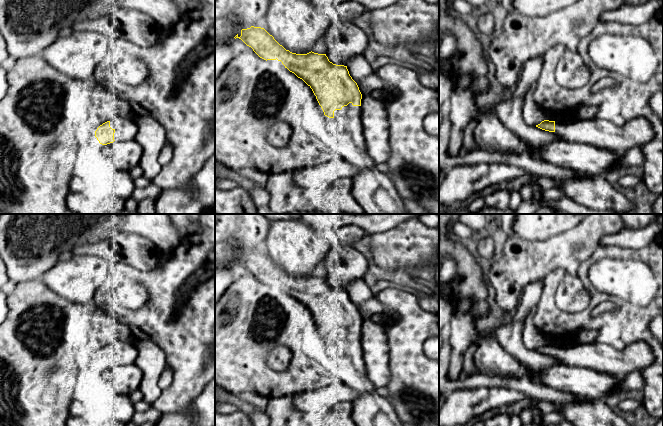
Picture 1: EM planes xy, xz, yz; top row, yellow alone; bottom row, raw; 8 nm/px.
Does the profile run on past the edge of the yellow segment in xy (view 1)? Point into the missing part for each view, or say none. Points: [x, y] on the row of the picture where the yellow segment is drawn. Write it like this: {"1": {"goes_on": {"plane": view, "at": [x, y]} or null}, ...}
{"1": {"goes_on": {"plane": "xy", "at": [125, 129]}}}

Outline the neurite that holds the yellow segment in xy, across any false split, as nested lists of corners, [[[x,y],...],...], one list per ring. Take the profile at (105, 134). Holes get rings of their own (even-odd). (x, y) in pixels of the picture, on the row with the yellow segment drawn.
[[[117,117],[100,125],[95,137],[102,145],[134,140],[137,133],[136,123],[129,118]]]

